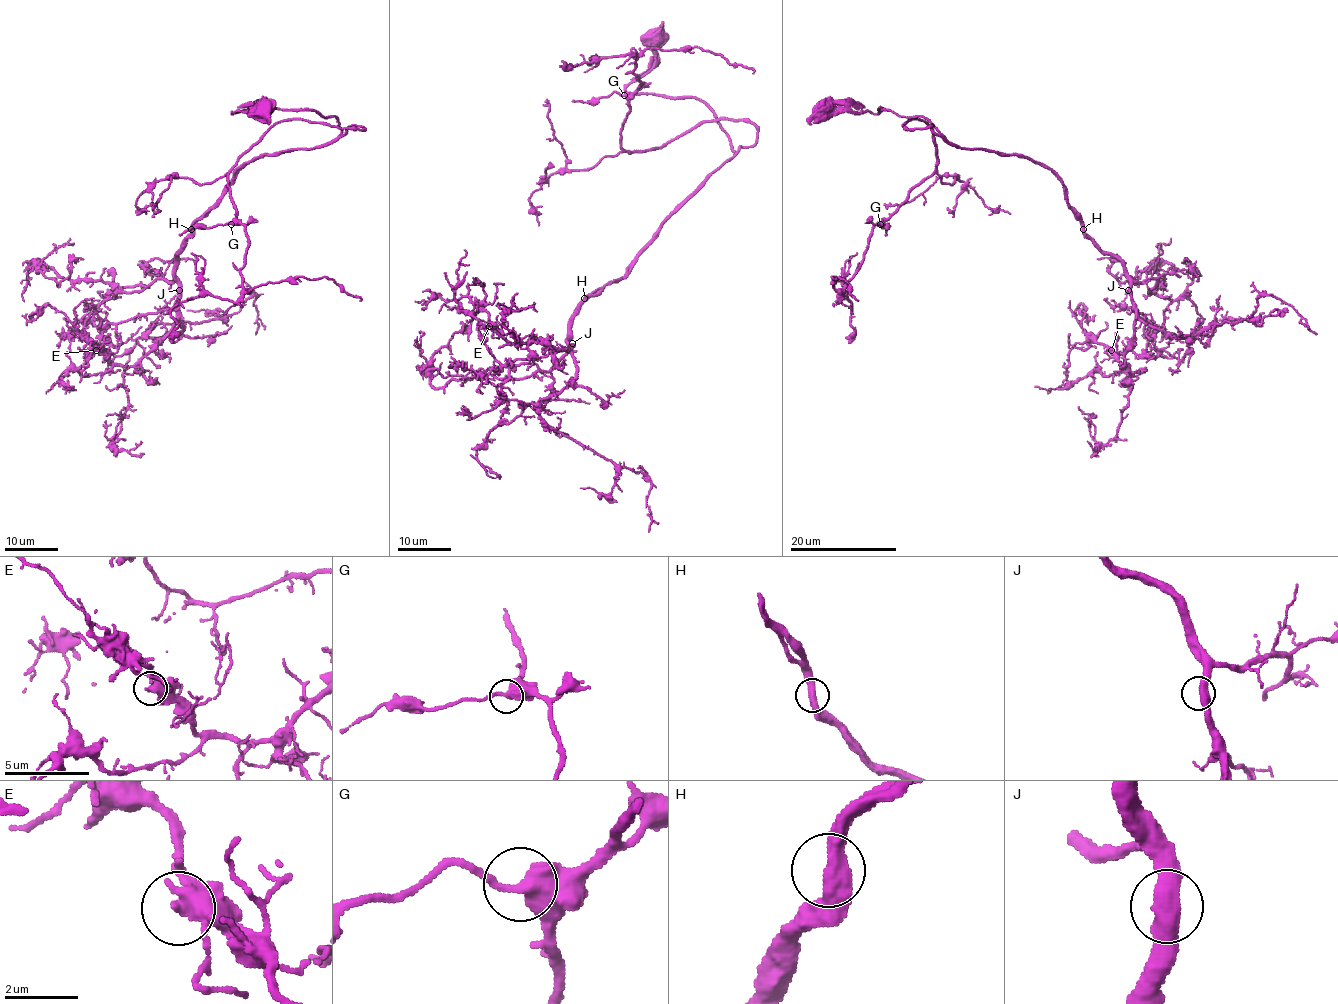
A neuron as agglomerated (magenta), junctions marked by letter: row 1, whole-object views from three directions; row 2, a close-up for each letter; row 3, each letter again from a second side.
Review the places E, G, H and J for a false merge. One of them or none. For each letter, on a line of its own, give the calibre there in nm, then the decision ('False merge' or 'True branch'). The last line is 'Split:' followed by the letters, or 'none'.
E: Thickness 440 nm. True branch
G: Thickness 440 nm. True branch
H: Thickness 440 nm. True branch
J: Thickness 480 nm. True branch
Split: none

